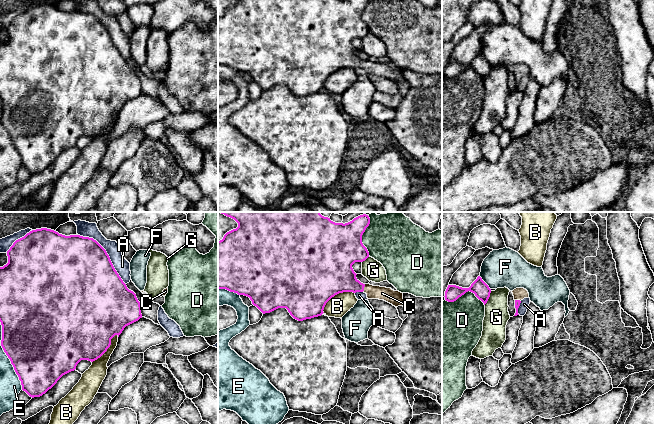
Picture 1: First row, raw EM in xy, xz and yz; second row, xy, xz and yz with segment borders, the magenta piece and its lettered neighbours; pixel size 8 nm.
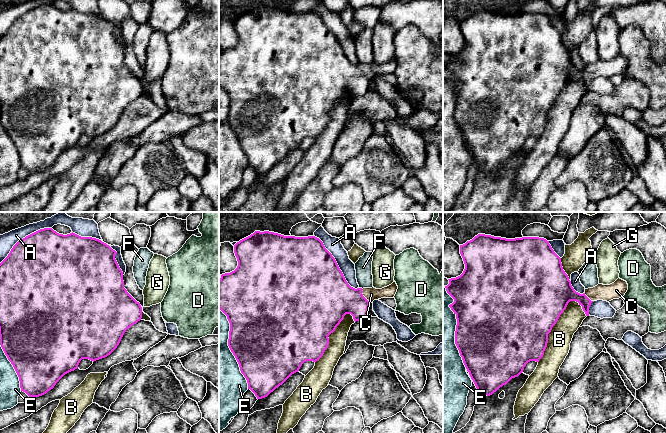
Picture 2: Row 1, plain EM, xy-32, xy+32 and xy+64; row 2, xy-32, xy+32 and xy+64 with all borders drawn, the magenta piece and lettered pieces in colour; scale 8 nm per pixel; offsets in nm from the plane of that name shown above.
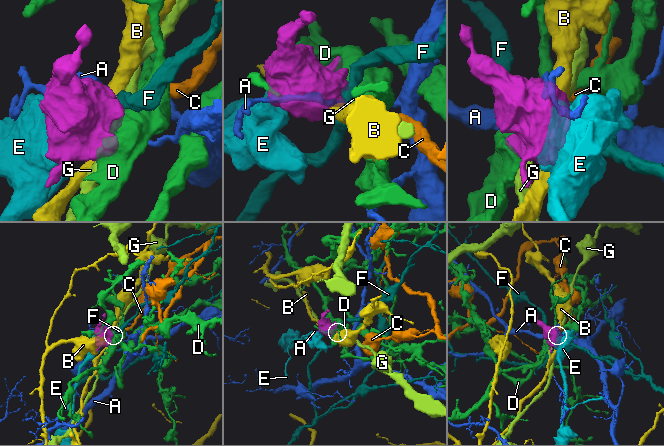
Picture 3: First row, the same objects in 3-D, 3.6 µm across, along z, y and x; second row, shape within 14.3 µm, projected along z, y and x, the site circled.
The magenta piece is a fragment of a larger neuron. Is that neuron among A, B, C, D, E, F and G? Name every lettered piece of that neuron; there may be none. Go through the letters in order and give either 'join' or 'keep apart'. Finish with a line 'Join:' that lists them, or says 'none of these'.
A: keep apart
B: keep apart
C: join
D: keep apart
E: keep apart
F: keep apart
G: keep apart
Join: C

